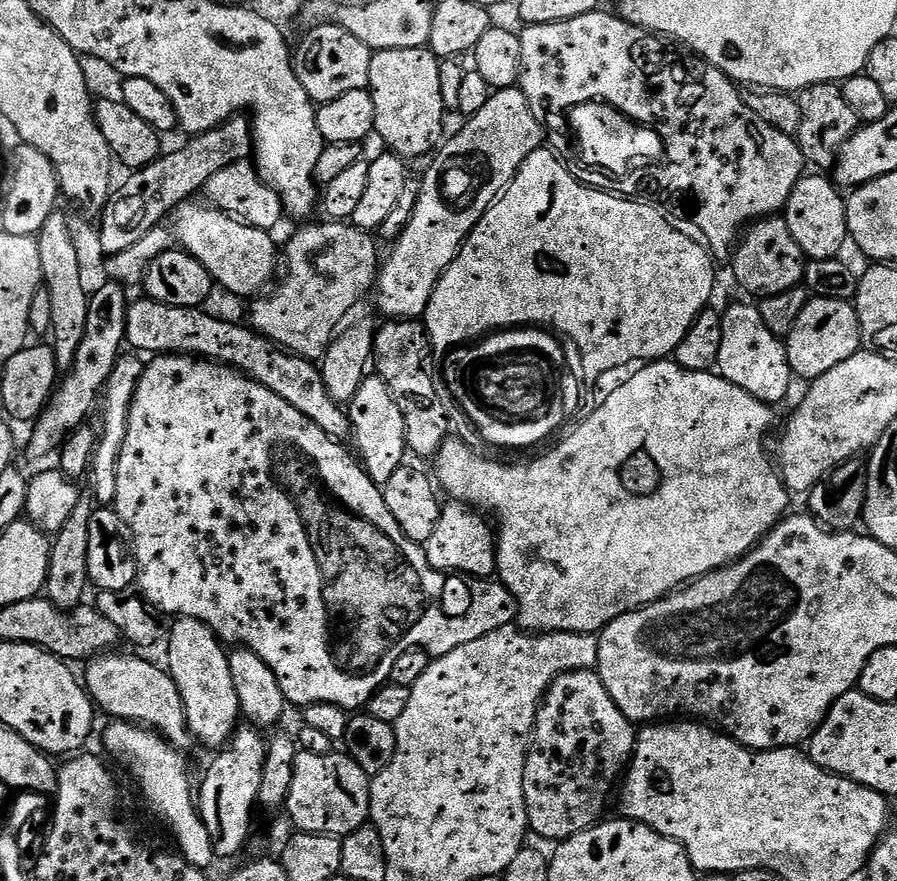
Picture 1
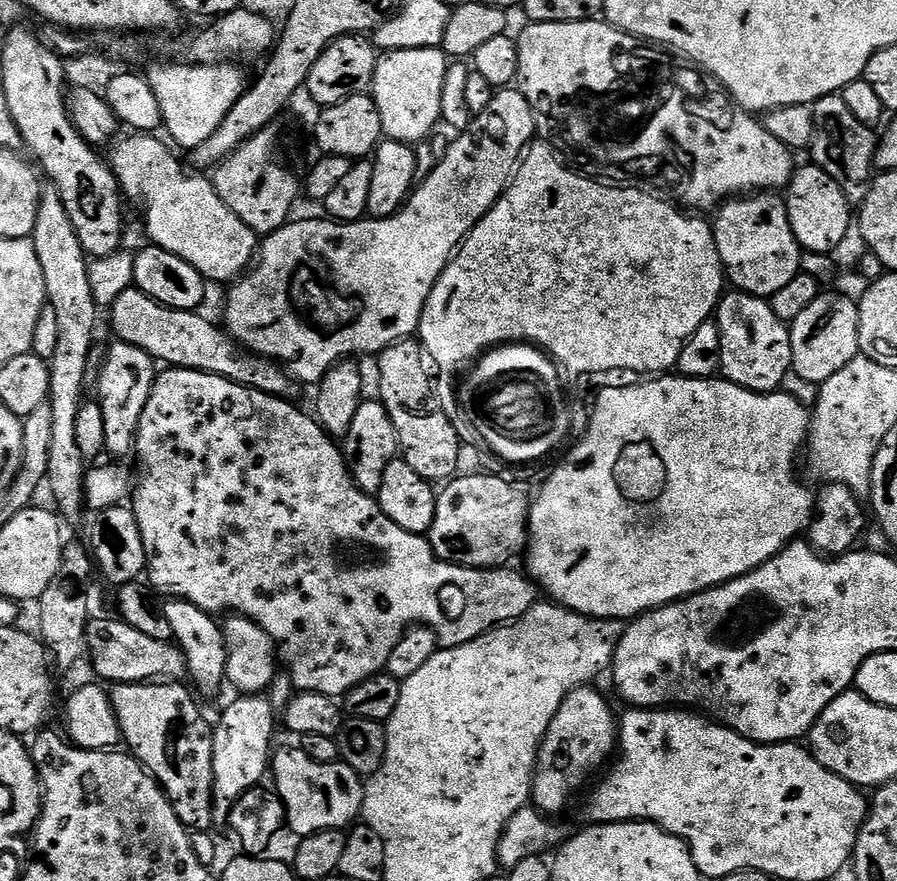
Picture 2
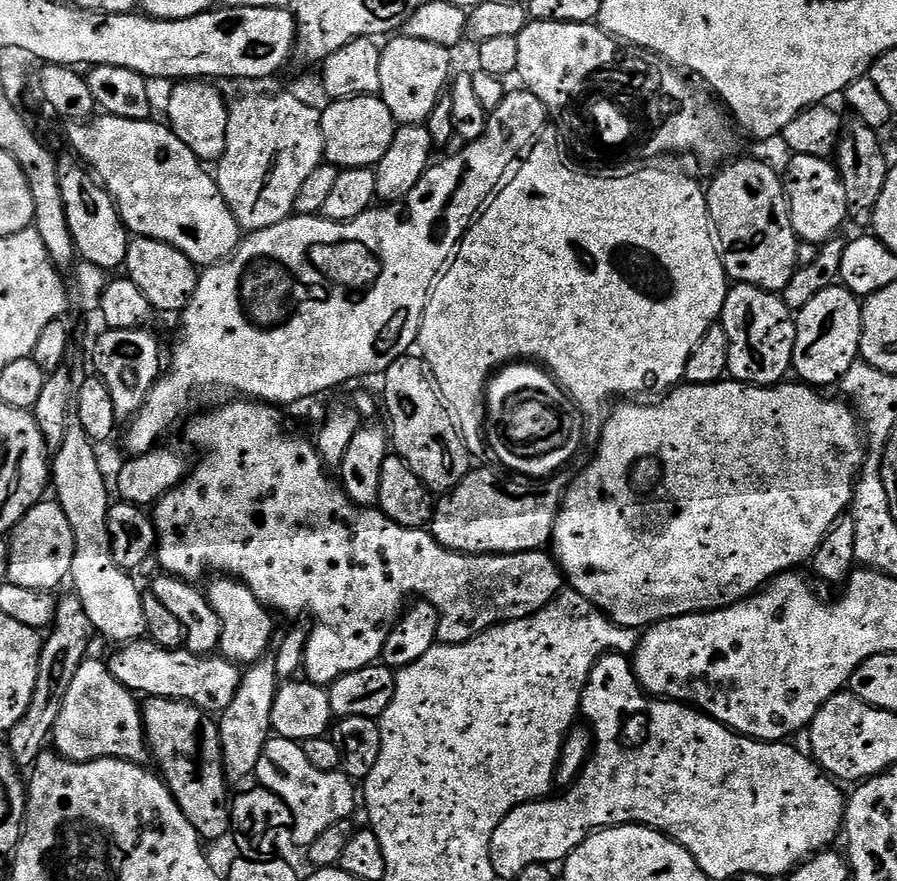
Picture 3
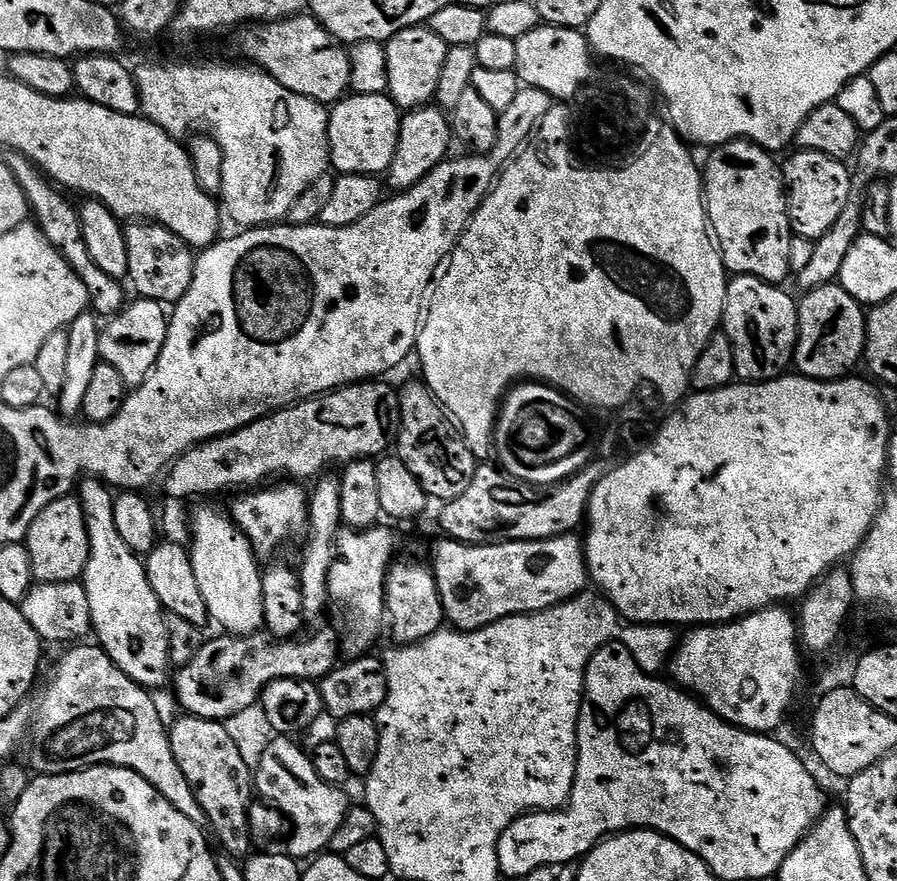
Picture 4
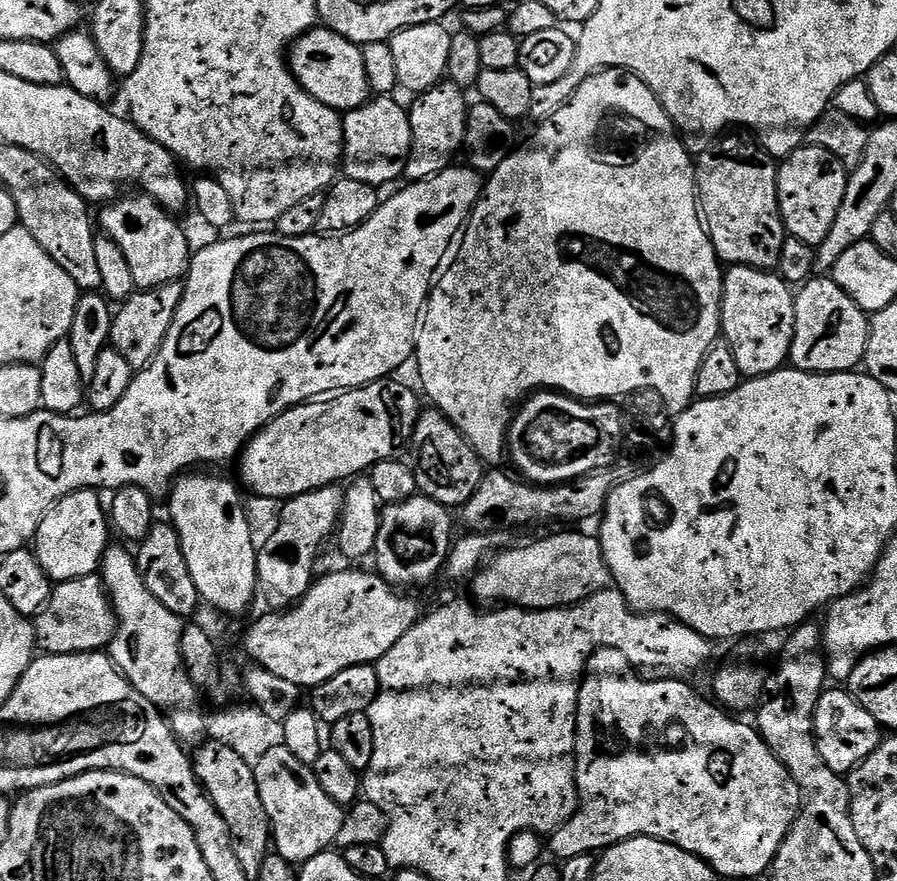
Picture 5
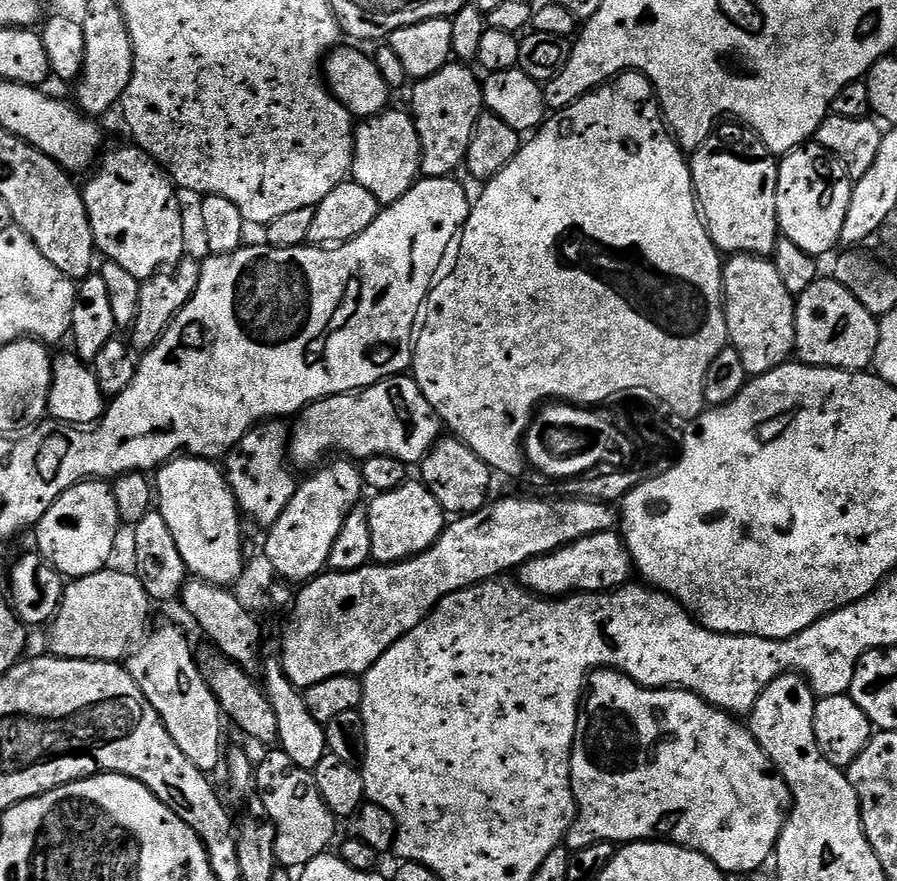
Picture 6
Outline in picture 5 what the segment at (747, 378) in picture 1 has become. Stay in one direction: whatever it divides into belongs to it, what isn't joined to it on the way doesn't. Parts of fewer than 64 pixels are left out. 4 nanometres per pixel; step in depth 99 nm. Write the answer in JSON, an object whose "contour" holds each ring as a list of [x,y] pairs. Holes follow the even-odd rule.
{"contour":[[[741,264],[729,267],[724,274],[724,297],[720,303],[720,327],[723,339],[734,350],[741,377],[751,378],[778,372],[789,363],[792,355],[796,298],[793,289],[775,271],[747,268]]]}

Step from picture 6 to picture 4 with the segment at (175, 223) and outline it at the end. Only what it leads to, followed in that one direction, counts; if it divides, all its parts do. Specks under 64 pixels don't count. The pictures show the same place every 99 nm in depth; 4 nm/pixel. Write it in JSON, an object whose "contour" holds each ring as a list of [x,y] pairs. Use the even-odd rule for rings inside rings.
{"contour":[[[132,222],[123,229],[124,252],[128,256],[127,279],[136,287],[135,295],[146,300],[181,300],[192,281],[194,252],[188,243],[155,222]]]}

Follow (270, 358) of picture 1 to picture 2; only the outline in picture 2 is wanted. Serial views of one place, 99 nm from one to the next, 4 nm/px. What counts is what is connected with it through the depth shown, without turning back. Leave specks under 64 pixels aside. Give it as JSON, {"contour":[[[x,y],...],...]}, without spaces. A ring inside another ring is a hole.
{"contour":[[[133,286],[122,290],[110,309],[115,339],[121,344],[130,344],[146,350],[152,359],[164,366],[193,368],[199,372],[209,372],[235,384],[246,384],[271,396],[295,397],[298,384],[277,361],[267,356],[257,356],[237,344],[219,323],[200,316],[199,311],[187,312],[177,308],[167,308],[151,300],[145,292]]]}

